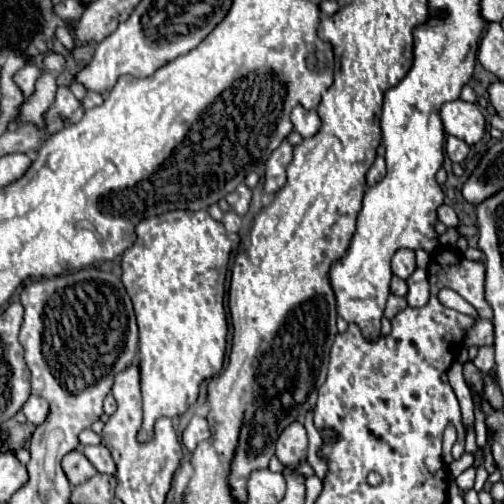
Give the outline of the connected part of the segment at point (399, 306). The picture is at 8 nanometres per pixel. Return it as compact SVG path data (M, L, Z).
M389 295L387 299L387 307L385 307L385 317L387 319L393 319L399 311L403 311L407 307L407 301L405 297L397 297L397 295Z

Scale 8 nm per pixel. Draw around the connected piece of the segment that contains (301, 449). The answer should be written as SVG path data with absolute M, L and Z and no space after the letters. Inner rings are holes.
M295 421L285 427L281 437L277 439L277 457L283 465L297 465L307 457L307 433L305 427Z

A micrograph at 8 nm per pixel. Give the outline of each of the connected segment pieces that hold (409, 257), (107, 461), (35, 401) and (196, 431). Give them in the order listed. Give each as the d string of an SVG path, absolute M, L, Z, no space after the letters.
M399 249L391 259L393 275L407 279L415 271L415 253L411 249Z
M87 445L87 447L83 447L83 453L97 467L99 473L113 473L115 471L115 463L113 463L111 453L109 453L107 447L103 447L103 445L93 445L93 447Z
M31 395L31 397L25 401L25 405L23 405L23 413L25 413L27 421L33 423L33 425L41 425L41 423L45 421L47 409L49 409L47 401L41 399L41 397L37 397L37 395Z
M197 415L189 421L187 429L185 429L183 435L181 435L183 445L185 445L189 451L195 451L195 447L197 447L201 441L209 439L209 437L211 437L211 433L209 433L209 423L207 423L207 419L205 419L205 417L197 417Z

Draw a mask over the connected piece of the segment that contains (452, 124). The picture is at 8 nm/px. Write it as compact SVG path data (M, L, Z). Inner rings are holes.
M461 99L449 101L441 107L441 119L445 133L465 141L467 145L477 145L485 135L485 117L475 103Z

